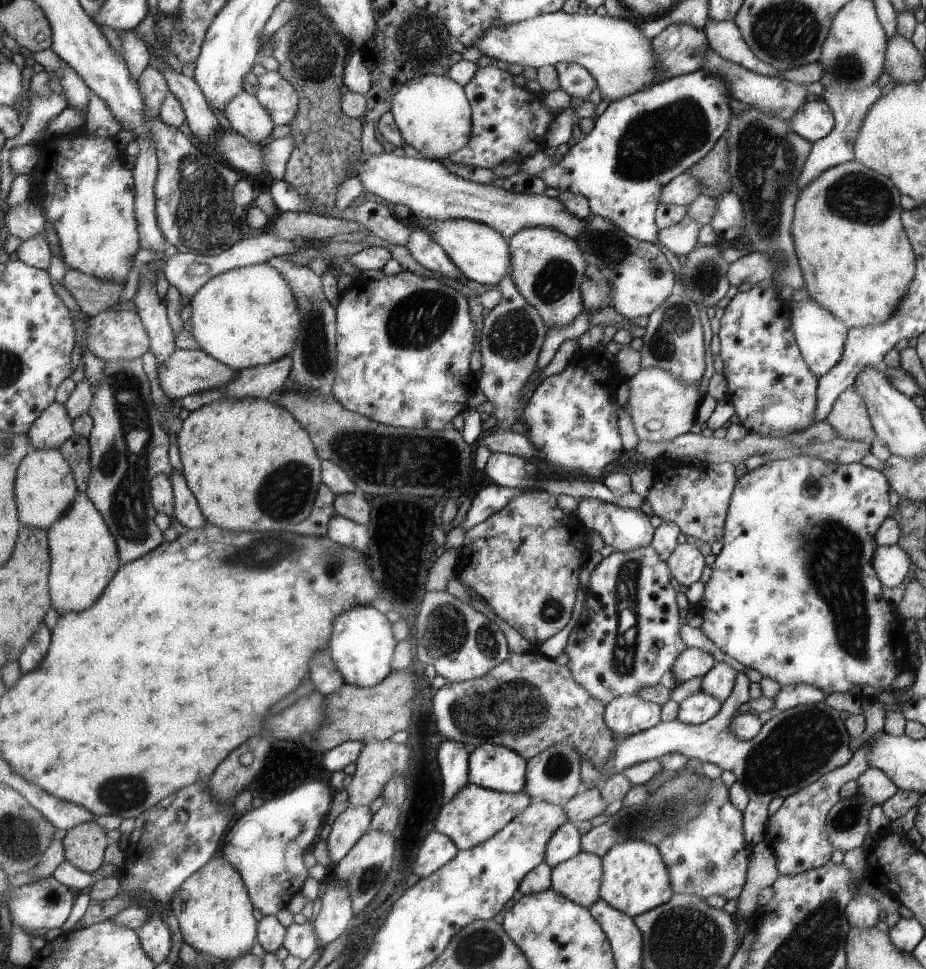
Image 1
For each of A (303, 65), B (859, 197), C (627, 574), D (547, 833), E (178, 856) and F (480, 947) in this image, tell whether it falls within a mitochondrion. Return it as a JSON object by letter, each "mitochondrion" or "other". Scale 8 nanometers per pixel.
{"A":"mitochondrion","B":"mitochondrion","C":"mitochondrion","D":"other","E":"mitochondrion","F":"mitochondrion"}

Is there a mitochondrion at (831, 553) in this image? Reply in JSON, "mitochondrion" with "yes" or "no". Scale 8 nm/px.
{"mitochondrion":"yes"}

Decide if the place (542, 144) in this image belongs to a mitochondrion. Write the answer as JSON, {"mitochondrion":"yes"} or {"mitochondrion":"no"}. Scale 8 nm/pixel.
{"mitochondrion":"no"}

